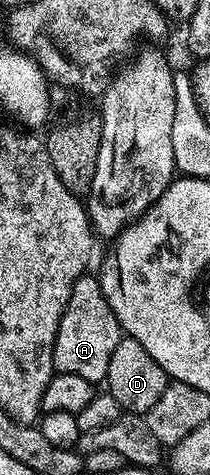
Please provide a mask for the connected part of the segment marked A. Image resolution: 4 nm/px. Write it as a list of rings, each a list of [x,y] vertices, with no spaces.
[[[98,276],[79,277],[77,283],[73,283],[73,291],[69,291],[69,303],[65,303],[65,311],[57,327],[57,339],[53,347],[56,373],[81,375],[81,379],[89,379],[92,383],[106,382],[109,359],[124,336],[117,315],[113,315],[113,307],[109,307],[109,299],[105,299],[101,291]]]

